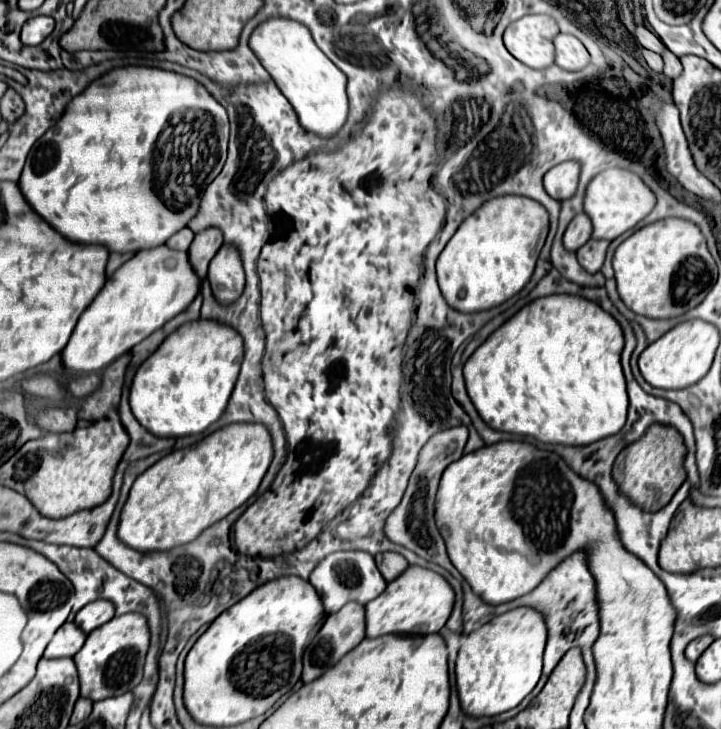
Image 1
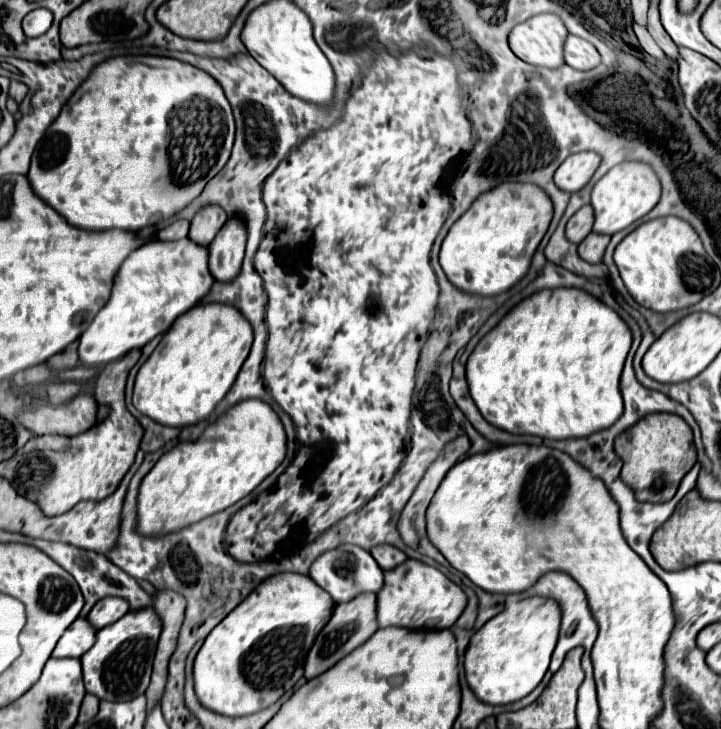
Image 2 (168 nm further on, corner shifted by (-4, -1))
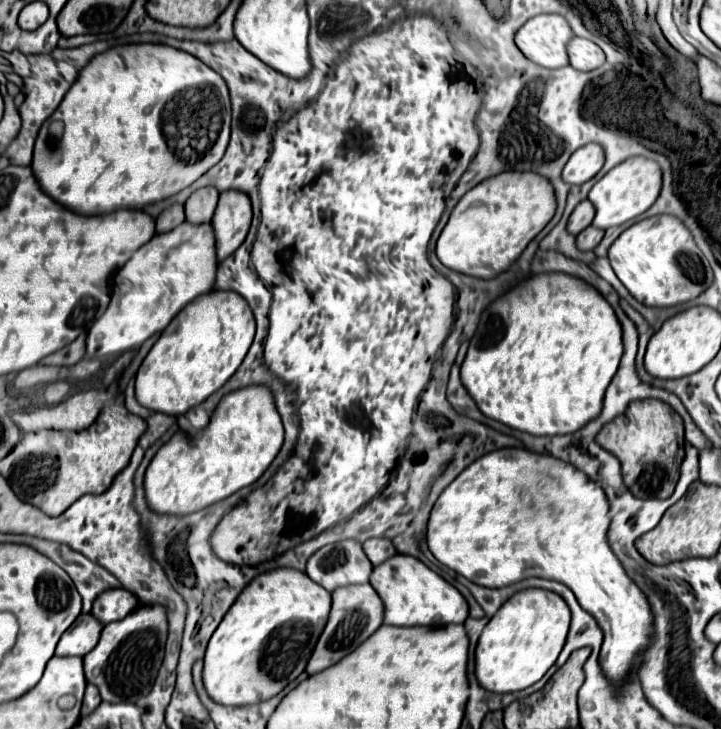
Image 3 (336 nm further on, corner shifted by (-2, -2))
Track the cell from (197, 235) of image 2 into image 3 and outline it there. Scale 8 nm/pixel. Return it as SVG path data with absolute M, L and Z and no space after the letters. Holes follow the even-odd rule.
M198 188L186 200L186 220L194 224L210 222L218 204L218 190L216 188Z

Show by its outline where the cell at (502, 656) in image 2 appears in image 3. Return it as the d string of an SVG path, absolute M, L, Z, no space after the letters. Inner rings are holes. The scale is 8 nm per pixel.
M528 588L514 594L486 624L476 646L476 676L480 686L496 694L524 690L536 684L558 660L570 628L570 608L550 590Z

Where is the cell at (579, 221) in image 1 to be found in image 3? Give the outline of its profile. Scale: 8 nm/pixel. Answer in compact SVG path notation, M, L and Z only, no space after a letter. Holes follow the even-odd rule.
M582 200L576 208L574 208L574 212L570 214L570 220L568 220L568 232L570 234L580 234L584 228L588 228L590 224L592 224L592 220L594 220L594 206L592 206L592 202L590 200Z

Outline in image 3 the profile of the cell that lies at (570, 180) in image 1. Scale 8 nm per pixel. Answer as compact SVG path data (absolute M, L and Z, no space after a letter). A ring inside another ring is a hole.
M590 142L590 144L578 148L570 156L568 164L564 166L562 178L568 184L584 184L586 180L594 178L602 166L604 166L604 150L600 144Z

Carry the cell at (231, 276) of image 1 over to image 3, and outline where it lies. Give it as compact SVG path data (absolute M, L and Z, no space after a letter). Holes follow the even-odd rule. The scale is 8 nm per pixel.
M230 190L222 192L212 226L216 232L216 248L218 248L218 260L224 260L230 256L246 238L246 232L250 228L252 220L252 208L250 198L244 192Z

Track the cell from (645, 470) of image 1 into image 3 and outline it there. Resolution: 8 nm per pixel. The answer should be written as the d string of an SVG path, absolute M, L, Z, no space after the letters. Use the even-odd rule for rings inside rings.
M634 400L624 414L616 416L612 422L604 424L604 428L598 432L596 442L608 450L610 454L614 454L620 464L622 464L622 476L624 476L624 484L628 486L628 490L636 496L636 498L668 498L678 482L680 476L680 462L684 458L684 436L682 436L682 424L678 422L676 414L672 412L672 408L662 402L662 400Z

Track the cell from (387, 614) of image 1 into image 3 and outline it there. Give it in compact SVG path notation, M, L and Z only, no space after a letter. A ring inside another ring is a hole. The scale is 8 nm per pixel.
M396 554L390 560L386 560L386 564L374 566L370 584L376 588L378 596L384 602L384 608L386 608L384 624L444 626L444 624L462 624L468 618L468 604L464 596L414 556Z

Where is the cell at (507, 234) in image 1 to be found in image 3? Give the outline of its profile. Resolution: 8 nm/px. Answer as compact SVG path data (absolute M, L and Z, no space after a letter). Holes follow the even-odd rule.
M502 172L460 198L438 238L436 254L444 266L456 272L492 278L508 270L528 242L552 220L554 212L554 188L544 176L536 172Z

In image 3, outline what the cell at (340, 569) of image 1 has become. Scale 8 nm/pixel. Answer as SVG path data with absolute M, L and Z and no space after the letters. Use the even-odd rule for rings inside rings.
M340 540L314 552L308 558L306 574L332 592L338 586L366 584L372 574L372 564L360 542Z

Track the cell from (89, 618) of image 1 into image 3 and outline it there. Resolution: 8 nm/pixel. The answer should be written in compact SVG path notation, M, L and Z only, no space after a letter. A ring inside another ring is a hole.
M112 588L112 590L106 590L102 596L98 596L98 600L94 600L92 614L102 624L108 624L108 622L122 620L136 606L138 606L138 598L132 592L128 592L124 588L116 588L116 590Z

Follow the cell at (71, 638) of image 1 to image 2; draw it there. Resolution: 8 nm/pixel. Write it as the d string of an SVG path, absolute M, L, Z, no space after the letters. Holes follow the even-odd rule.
M76 619L60 637L52 657L82 657L94 645L96 629L86 619Z

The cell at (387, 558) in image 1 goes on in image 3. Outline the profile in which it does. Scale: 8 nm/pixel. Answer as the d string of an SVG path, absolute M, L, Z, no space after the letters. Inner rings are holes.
M370 538L364 542L364 552L366 552L368 560L376 566L376 564L382 564L384 560L392 558L396 554L396 548L386 538Z

